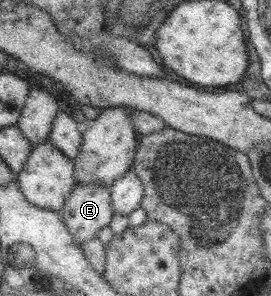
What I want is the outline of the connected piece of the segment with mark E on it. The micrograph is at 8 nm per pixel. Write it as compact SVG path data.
M101 183L79 184L73 187L70 195L66 199L65 205L61 209L63 223L73 235L73 241L83 247L85 241L97 236L103 227L111 223L113 219L113 207L111 207L111 189Z

